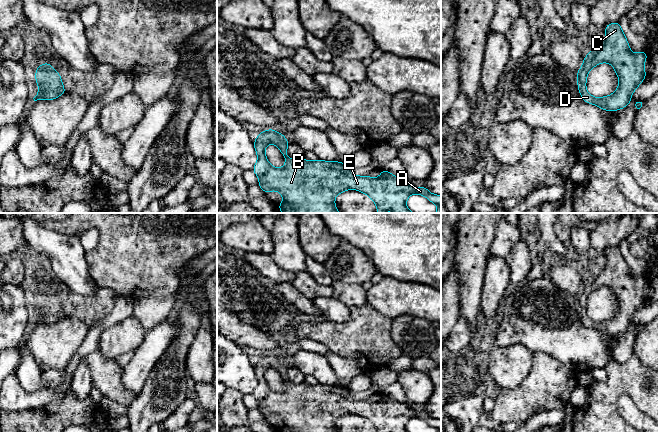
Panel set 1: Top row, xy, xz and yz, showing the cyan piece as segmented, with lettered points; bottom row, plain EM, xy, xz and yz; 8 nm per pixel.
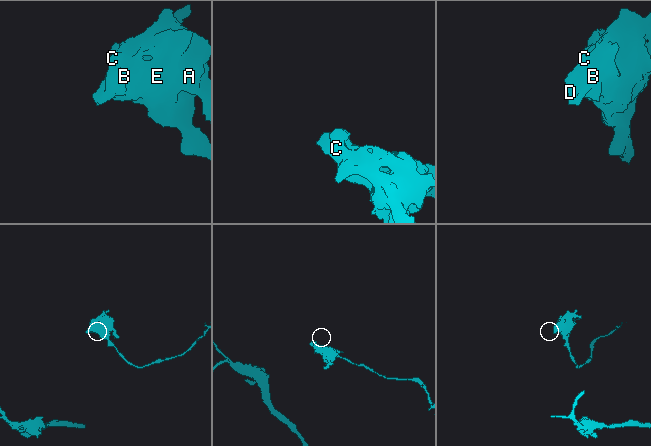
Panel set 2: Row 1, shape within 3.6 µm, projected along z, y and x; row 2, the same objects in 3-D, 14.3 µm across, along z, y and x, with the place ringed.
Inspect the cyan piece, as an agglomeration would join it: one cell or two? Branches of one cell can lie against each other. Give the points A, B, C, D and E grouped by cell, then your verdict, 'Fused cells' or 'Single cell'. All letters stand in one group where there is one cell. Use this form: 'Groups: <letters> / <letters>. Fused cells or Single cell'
Groups: A B C D E. Single cell

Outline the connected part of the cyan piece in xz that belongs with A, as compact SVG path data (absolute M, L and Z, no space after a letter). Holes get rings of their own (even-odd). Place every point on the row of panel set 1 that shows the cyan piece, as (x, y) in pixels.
M274 129L264 130L253 142L258 160L252 171L258 176L258 185L264 193L276 190L282 195L284 201L277 207L282 213L340 213L335 207L335 196L349 189L368 195L376 204L377 213L385 213L386 211L415 213L406 206L406 201L412 194L425 196L430 202L438 206L435 213L441 213L441 196L430 193L425 186L415 188L407 181L394 176L387 170L381 170L380 176L373 178L354 175L347 164L339 161L329 162L320 159L316 161L306 159L293 160L287 154L288 144L289 142L285 136ZM268 144L274 144L279 148L285 158L285 166L283 168L275 168L267 160L265 147Z

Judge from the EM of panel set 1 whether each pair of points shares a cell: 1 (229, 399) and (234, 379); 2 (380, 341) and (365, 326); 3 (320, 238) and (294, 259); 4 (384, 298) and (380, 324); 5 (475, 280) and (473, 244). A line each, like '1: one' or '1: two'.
1: two
2: one
3: two
4: two
5: one

